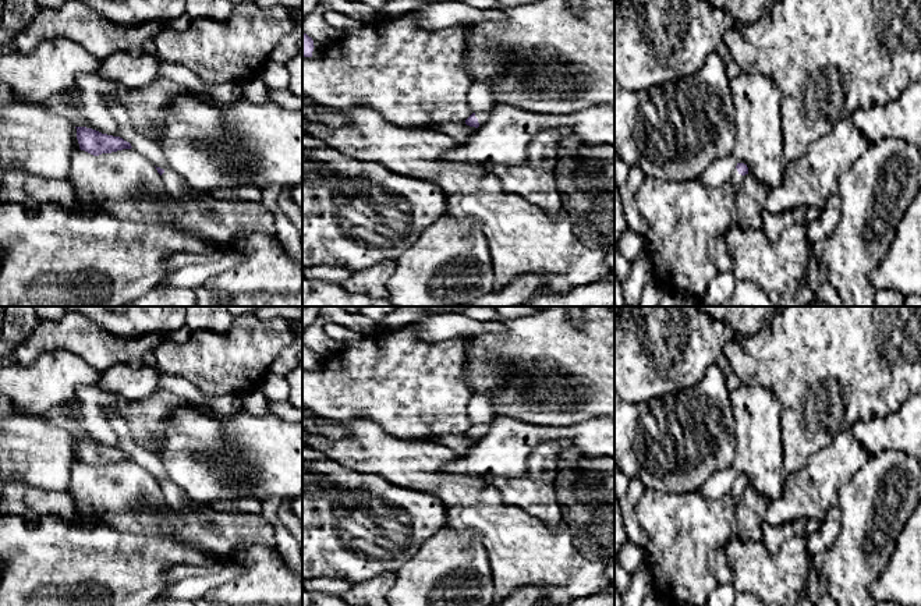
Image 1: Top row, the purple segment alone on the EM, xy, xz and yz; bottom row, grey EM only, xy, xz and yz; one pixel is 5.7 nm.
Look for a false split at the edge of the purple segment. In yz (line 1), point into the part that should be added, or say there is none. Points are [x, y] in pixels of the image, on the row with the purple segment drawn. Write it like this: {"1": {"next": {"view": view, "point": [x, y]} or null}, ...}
{"1": {"next": {"view": "yz", "point": [736, 179]}}}

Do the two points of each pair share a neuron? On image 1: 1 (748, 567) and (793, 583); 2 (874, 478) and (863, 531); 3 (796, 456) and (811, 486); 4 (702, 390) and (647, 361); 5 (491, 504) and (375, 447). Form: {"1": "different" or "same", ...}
{"1": "same", "2": "same", "3": "different", "4": "different", "5": "same"}

